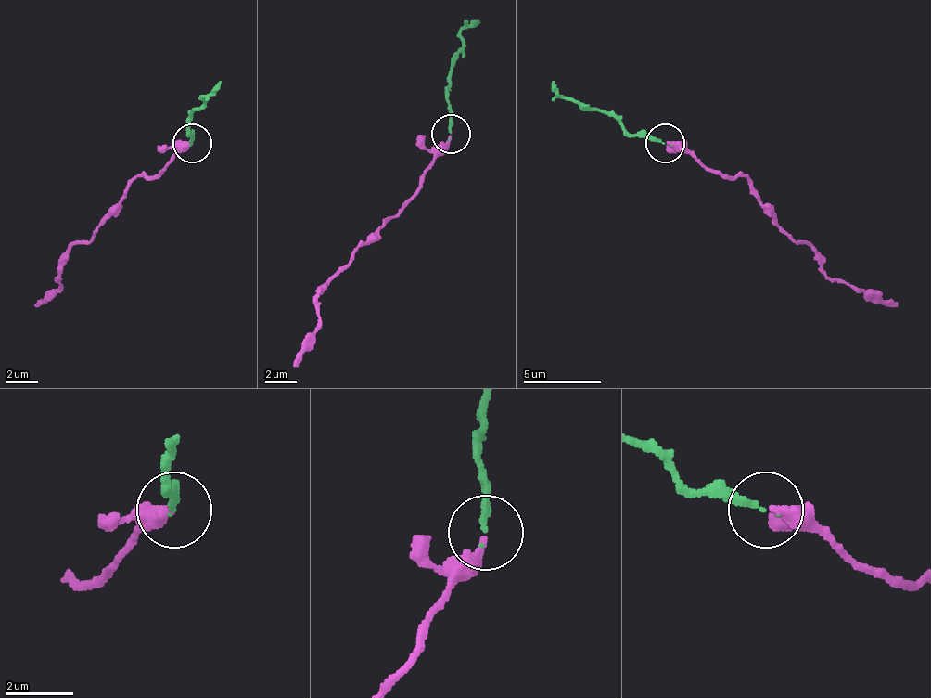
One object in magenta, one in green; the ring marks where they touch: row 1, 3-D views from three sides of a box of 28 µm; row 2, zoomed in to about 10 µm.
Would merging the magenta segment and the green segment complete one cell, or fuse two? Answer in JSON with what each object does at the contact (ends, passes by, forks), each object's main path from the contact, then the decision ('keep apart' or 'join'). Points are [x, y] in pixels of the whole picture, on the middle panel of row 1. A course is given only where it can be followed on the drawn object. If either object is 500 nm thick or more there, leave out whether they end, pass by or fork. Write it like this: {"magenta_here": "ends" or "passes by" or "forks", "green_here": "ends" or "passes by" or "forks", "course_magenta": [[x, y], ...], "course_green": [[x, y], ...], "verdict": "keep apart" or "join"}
{"magenta_here": "ends", "green_here": "ends", "course_magenta": [[452, 135], [416, 192], [355, 259], [320, 290], [316, 340], [293, 368]], "course_green": [[452, 135], [448, 99], [452, 57], [464, 45], [459, 33], [478, 22]], "verdict": "join"}

